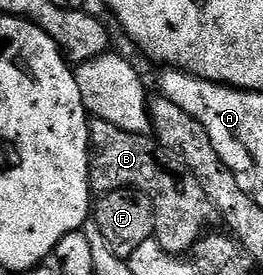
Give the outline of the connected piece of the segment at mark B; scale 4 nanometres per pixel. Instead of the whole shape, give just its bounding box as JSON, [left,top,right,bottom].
[90,119,216,255]

